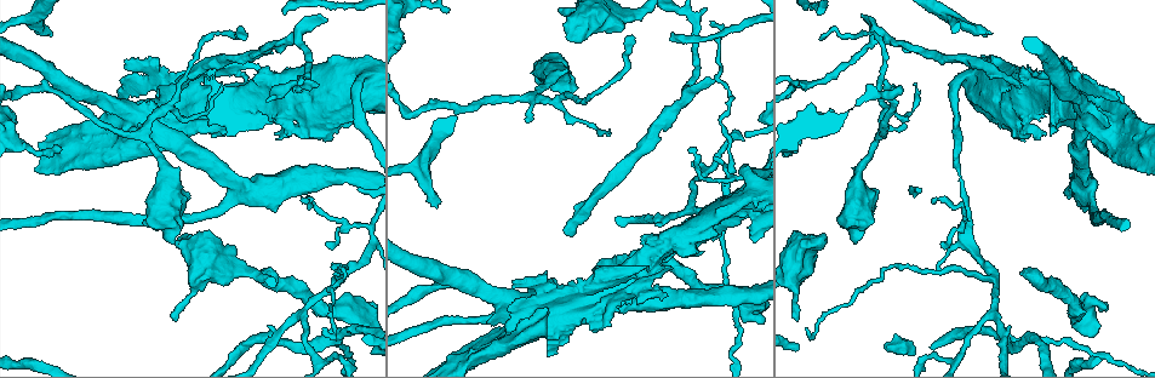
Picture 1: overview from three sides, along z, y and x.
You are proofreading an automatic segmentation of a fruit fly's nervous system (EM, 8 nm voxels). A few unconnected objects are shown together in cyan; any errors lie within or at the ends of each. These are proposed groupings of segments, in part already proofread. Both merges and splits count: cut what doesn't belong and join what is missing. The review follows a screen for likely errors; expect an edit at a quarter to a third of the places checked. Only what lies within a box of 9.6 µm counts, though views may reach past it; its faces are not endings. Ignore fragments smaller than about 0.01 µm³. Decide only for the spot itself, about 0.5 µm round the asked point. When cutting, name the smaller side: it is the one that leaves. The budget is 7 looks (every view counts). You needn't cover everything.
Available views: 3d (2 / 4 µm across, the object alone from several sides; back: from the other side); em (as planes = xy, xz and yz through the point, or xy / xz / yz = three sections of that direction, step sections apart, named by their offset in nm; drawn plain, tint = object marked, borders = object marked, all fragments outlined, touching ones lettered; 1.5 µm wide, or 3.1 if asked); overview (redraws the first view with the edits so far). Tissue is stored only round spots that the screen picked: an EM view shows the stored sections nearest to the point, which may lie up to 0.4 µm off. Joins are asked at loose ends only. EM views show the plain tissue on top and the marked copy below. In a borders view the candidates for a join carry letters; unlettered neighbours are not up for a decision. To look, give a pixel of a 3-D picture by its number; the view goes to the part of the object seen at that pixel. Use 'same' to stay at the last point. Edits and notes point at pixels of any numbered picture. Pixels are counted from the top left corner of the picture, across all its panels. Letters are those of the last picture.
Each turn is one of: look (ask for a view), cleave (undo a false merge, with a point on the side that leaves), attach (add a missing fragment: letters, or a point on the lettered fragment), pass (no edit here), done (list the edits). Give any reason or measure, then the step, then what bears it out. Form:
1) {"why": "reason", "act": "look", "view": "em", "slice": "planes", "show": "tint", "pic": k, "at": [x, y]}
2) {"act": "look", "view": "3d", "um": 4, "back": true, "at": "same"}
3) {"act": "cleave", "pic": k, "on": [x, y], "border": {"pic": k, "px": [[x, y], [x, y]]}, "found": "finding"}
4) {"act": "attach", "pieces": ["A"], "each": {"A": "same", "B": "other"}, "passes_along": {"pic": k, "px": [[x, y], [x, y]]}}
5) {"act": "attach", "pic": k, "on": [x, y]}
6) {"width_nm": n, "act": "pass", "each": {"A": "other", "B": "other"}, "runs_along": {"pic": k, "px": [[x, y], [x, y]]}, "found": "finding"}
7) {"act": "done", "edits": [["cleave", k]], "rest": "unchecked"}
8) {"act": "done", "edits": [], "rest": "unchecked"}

{"why": "branch stops here", "act": "look", "view": "3d", "um": 2, "pic": 1, "at": [1098, 328]}

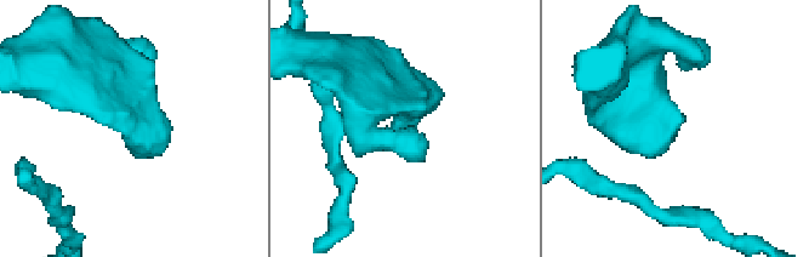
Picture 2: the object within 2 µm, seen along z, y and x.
{"act": "look", "view": "em", "slice": "planes", "show": "borders", "pic": 2, "at": [683, 118]}

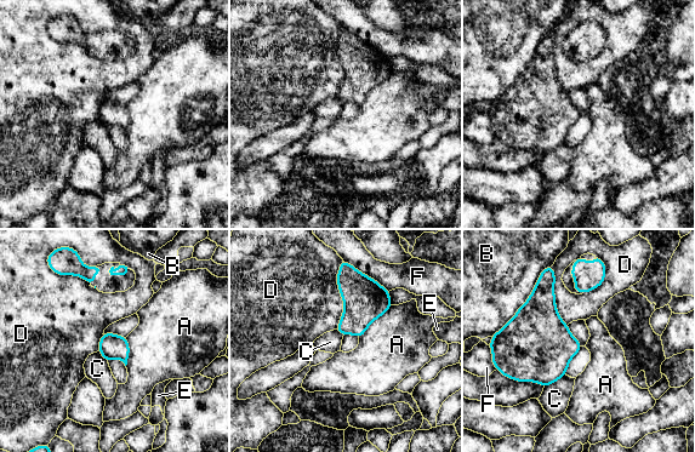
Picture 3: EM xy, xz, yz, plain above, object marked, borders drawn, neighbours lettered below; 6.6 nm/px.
{"longest_contact_nm": ["B", 550], "act": "pass", "each": {"A": "other", "B": "other", "C": "other", "D": "other", "E": "other", "F": "other"}, "found": "no lettered fragment goes on from it"}

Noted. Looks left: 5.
{"why": "long arm stops here", "act": "look", "view": "em", "slice": "xz", "step": 4, "show": "borders", "pic": 1, "at": [267, 273]}

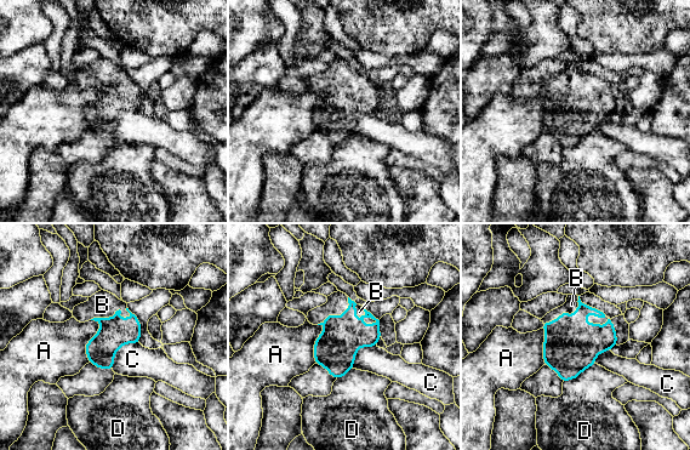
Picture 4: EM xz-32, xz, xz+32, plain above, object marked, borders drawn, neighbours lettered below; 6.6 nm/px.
{"act": "attach", "pic": 4, "on": [102, 305], "each": {"A": "other", "B": "same", "C": "other", "D": "other"}, "passes_along": {"pic": 4, "px": [[114, 332], [115, 312], [102, 305]]}, "found": "it goes on there"}

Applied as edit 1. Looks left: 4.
{"why": "branch stops here", "act": "look", "view": "em", "slice": "planes", "show": "tint", "pic": 1, "at": [715, 81]}

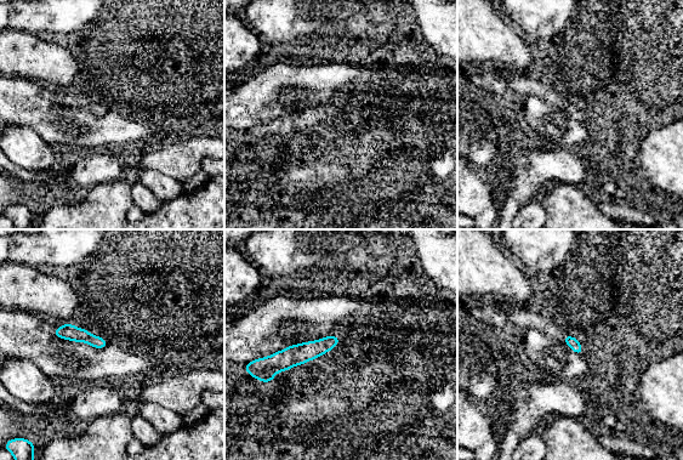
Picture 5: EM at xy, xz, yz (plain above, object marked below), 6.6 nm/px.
{"act": "look", "view": "em", "slice": "planes", "show": "borders", "at": "same"}

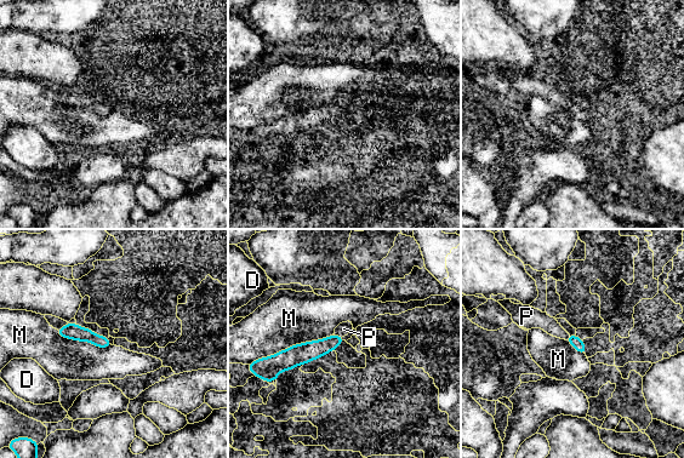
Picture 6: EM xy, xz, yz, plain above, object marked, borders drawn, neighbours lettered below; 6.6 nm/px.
{"act": "attach", "pic": 6, "on": [343, 328], "each": {"D": "other", "M": "other", "P": "same"}, "passes_along": {"pic": 6, "px": [[307, 351], [338, 336], [343, 328]]}, "found": "the neuron continues"}

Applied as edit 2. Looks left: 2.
{"act": "done", "edits": [["attach", 4], ["attach", 6]], "rest": "unchecked"}

